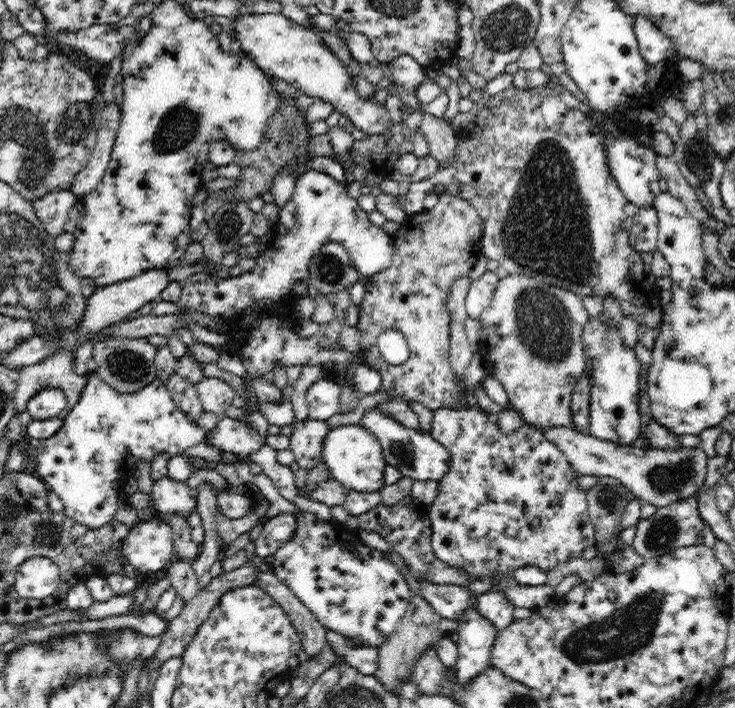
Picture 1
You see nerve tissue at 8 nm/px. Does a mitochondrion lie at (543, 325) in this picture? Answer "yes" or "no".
yes

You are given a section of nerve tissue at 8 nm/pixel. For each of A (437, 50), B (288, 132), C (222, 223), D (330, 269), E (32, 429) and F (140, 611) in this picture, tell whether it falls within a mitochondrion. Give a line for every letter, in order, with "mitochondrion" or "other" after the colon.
A: other
B: mitochondrion
C: mitochondrion
D: mitochondrion
E: other
F: other

